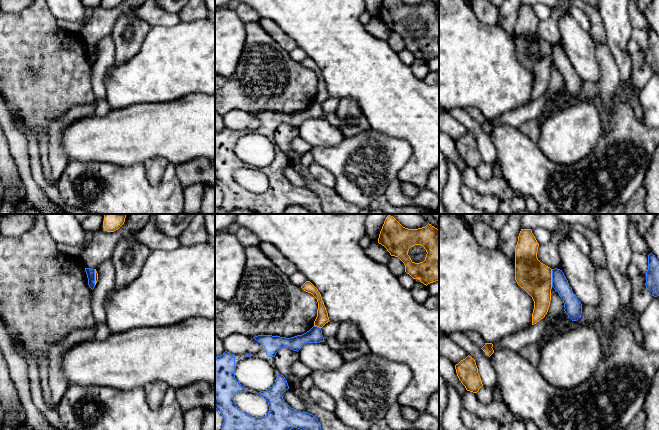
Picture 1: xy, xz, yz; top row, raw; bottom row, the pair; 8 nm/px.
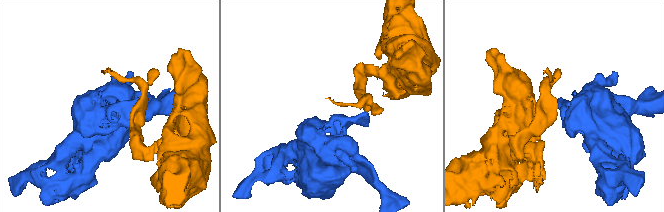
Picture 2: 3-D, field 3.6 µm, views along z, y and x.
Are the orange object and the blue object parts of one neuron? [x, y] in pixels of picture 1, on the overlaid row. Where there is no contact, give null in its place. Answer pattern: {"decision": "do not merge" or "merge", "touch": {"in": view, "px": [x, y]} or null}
{"decision": "do not merge", "touch": {"in": "yz", "px": [551, 278]}}

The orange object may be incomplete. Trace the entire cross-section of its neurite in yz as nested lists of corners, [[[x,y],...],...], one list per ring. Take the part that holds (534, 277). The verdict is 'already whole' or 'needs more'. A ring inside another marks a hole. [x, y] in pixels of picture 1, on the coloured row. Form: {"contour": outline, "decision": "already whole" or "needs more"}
{"contour": [[[521,229],[515,248],[515,280],[534,301],[532,325],[547,314],[552,289],[552,269],[538,260],[538,247],[532,230]]], "decision": "already whole"}

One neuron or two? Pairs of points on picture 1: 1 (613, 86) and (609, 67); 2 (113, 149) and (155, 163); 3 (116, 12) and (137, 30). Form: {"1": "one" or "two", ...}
{"1": "one", "2": "two", "3": "two"}

